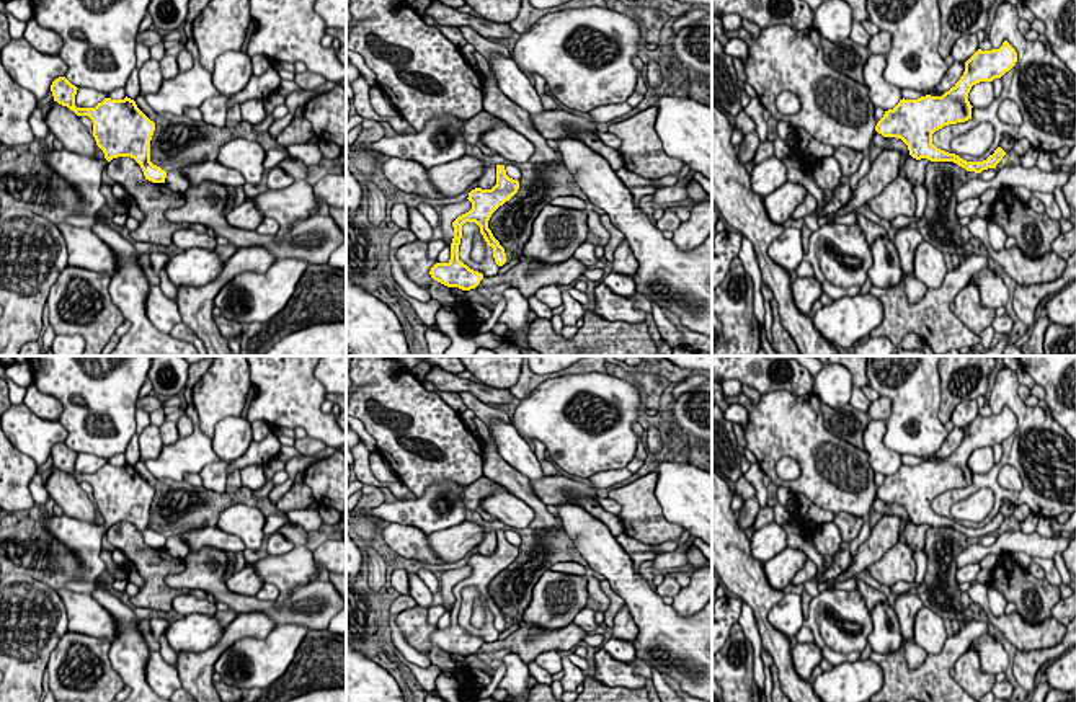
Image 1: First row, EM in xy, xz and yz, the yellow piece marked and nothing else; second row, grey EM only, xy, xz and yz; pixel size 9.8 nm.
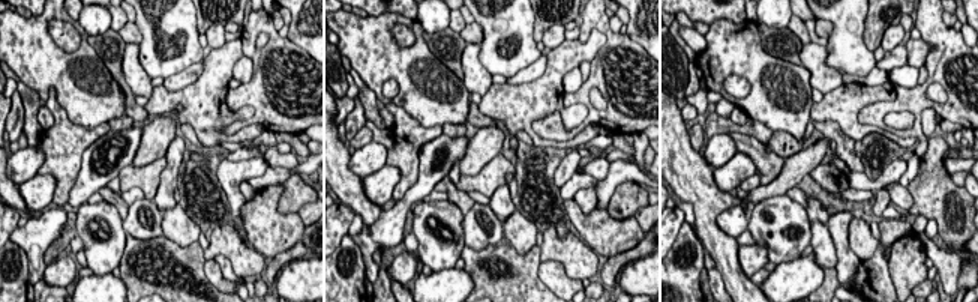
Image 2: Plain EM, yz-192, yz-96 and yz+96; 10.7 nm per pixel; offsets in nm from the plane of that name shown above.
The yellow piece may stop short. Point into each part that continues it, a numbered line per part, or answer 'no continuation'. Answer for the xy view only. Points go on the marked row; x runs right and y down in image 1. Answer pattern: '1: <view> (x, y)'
1: xy (82, 173)

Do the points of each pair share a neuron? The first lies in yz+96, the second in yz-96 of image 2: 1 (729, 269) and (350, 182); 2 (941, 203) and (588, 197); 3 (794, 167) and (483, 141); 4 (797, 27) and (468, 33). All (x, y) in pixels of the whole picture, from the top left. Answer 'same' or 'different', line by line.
1: same
2: different
3: same
4: different

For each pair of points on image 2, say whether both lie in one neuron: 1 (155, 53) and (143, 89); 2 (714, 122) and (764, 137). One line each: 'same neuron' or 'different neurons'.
1: different neurons
2: same neuron

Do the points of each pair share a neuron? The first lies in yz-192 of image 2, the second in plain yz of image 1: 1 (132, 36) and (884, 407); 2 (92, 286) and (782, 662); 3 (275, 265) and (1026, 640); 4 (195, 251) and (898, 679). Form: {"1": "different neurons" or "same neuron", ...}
{"1": "same neuron", "2": "different neurons", "3": "different neurons", "4": "same neuron"}

